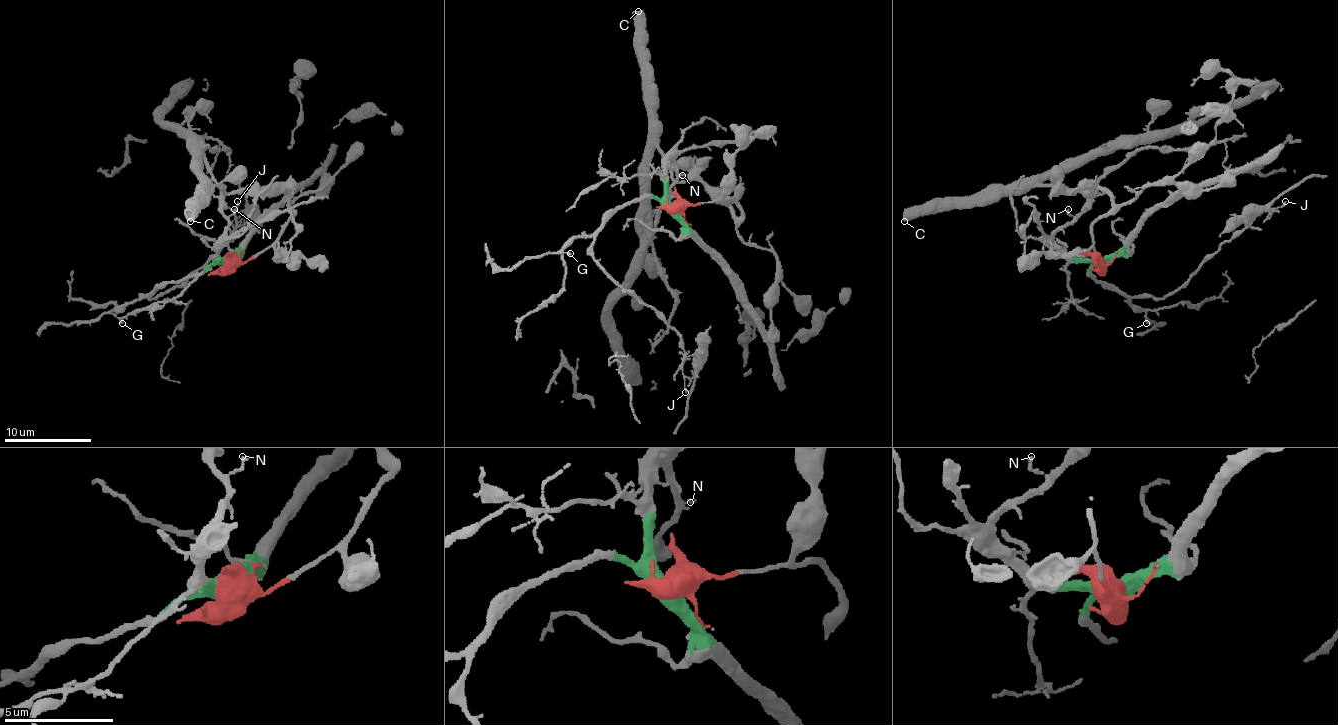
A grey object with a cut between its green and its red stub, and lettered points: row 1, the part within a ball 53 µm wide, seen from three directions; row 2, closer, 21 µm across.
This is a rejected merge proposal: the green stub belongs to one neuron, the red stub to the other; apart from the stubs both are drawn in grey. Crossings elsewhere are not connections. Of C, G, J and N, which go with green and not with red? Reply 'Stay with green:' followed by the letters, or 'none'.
Stay with green: G, J, N

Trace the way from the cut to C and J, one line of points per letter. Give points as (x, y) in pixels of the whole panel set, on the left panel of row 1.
C: (226, 260), (246, 263), (278, 237), (293, 213), (280, 189), (228, 193), (211, 187), (189, 221)
J: (226, 260), (161, 284), (144, 297), (157, 297), (174, 289), (233, 239), (233, 210), (237, 202)

